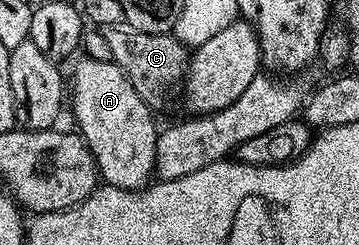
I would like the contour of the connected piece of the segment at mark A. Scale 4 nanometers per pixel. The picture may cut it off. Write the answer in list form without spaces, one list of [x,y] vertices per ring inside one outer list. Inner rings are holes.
[[[82,56],[81,62],[73,69],[73,85],[71,81],[71,101],[73,97],[73,117],[77,120],[76,128],[97,164],[100,180],[107,185],[114,185],[120,189],[143,189],[155,177],[155,143],[159,132],[159,124],[154,110],[149,108],[143,99],[139,99],[139,91],[131,87],[131,79],[123,75],[123,71],[113,61],[100,61]]]

